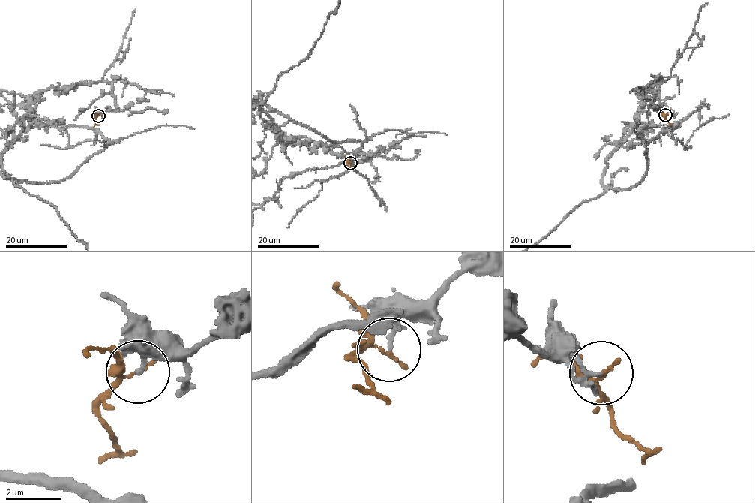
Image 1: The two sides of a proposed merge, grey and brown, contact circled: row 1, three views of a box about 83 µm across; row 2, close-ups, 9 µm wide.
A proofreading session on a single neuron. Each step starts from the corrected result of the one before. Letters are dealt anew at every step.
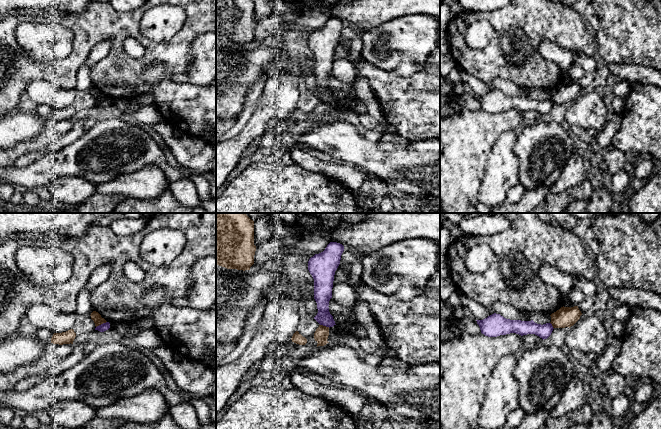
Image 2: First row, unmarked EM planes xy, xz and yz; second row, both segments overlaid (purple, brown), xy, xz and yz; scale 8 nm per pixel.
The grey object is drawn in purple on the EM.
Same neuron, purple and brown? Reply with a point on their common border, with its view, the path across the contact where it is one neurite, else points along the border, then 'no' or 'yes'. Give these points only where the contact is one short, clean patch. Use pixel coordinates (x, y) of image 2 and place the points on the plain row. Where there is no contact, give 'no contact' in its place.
xy (101, 100) | along xy (106, 97), (96, 103) | no

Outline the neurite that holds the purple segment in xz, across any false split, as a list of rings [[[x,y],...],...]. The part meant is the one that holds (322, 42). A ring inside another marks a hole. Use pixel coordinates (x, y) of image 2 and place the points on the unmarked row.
[[[330,18],[323,28],[315,30],[308,37],[308,46],[314,55],[314,75],[318,85],[314,95],[320,101],[329,104],[336,101],[328,82],[332,74],[335,47],[340,40],[343,27],[342,20]]]

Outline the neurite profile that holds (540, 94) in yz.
[[[541,88],[529,89],[529,93],[535,99],[541,101],[551,98],[551,92],[549,90],[545,90]]]

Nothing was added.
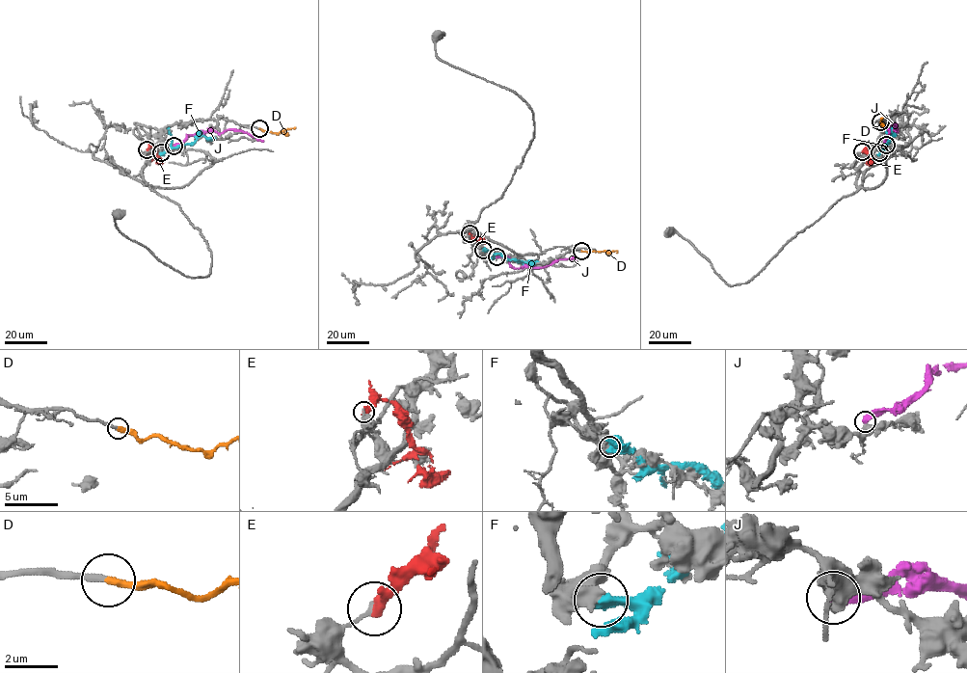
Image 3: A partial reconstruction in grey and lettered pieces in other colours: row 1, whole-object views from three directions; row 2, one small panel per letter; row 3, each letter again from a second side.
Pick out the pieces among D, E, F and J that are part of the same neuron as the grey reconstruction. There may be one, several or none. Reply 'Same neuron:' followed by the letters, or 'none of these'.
Same neuron: D

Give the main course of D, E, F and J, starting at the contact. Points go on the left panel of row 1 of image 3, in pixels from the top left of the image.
D: (259, 129), (279, 133), (294, 127)
E: (147, 149), (152, 147), (160, 158), (155, 163)
F: (160, 152), (192, 145), (200, 136), (215, 138)
J: (174, 146), (187, 136), (206, 131), (222, 133), (229, 129), (242, 130), (263, 142)

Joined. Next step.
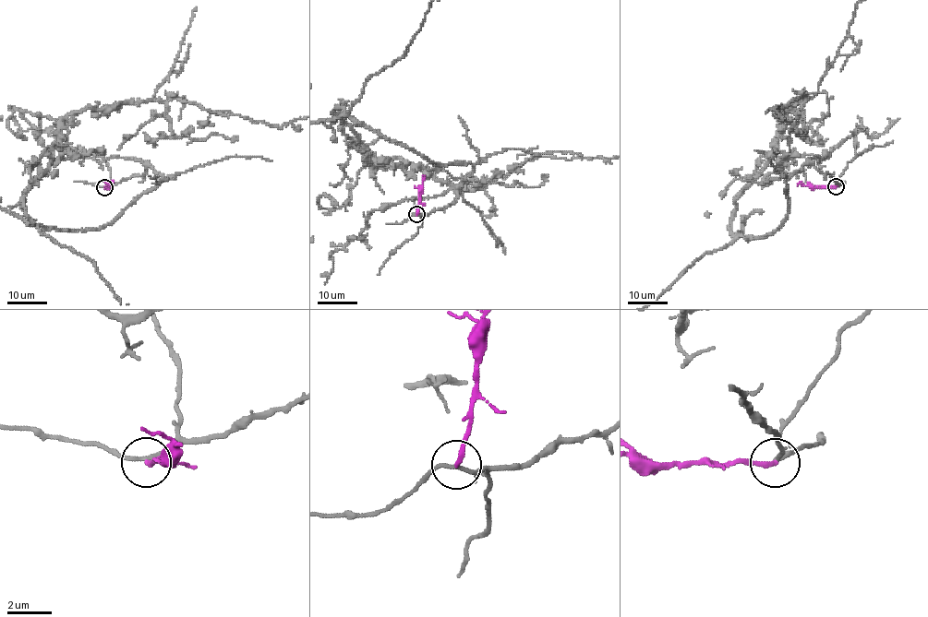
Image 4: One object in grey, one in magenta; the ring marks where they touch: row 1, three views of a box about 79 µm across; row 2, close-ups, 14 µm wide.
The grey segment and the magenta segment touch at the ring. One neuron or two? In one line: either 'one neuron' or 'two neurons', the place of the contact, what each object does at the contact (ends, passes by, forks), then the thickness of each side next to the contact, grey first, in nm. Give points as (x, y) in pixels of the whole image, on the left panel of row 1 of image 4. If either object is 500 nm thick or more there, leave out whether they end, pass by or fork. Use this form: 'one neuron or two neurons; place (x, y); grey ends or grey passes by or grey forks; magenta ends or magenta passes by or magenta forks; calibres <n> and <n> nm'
two neurons; place (104, 187); grey forks; magenta ends; calibres 130 and 240 nm

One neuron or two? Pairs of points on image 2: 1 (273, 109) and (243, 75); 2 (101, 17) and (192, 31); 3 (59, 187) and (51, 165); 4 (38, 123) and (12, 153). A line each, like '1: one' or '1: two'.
1: two
2: one
3: two
4: two

